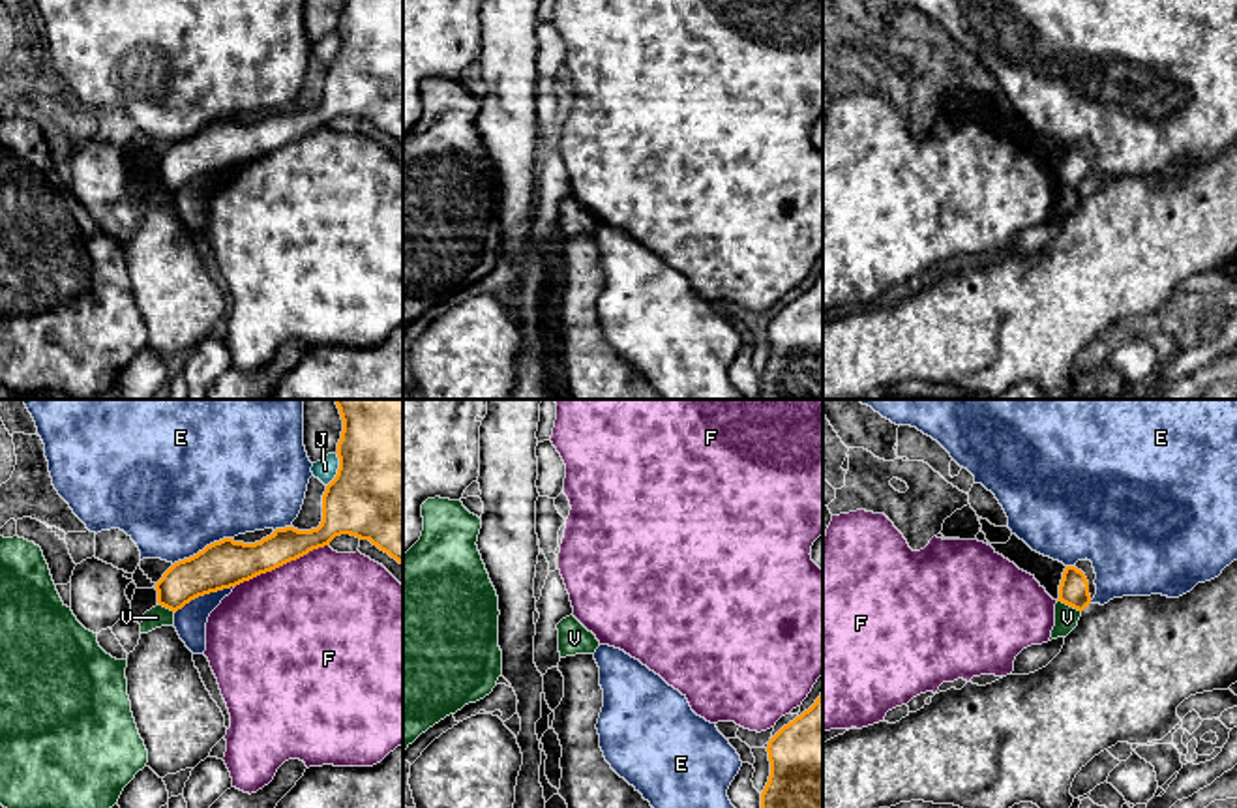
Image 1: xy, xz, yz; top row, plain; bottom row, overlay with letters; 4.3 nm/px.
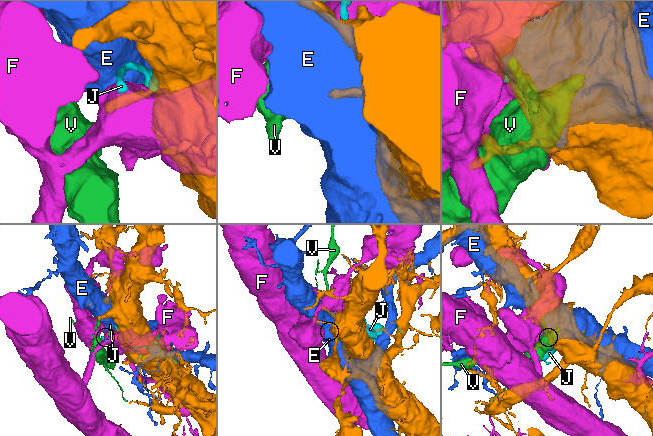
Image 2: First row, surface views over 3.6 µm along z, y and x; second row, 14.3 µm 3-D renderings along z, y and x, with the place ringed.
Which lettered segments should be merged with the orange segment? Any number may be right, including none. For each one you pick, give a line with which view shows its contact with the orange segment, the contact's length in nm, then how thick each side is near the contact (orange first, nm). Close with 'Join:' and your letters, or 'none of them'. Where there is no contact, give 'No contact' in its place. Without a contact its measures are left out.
Join: none of them

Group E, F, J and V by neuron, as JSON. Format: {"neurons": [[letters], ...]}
{"neurons": [["E"], ["F"], ["J"], ["V"]]}

